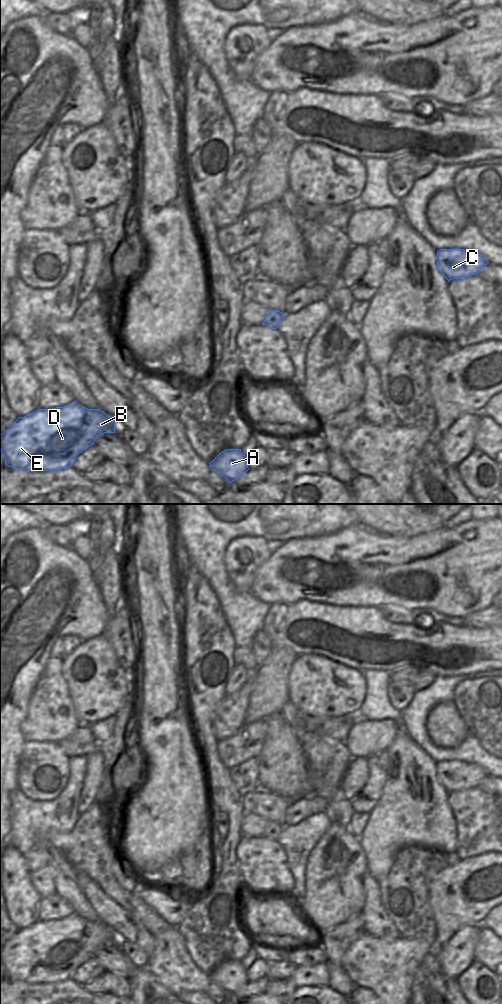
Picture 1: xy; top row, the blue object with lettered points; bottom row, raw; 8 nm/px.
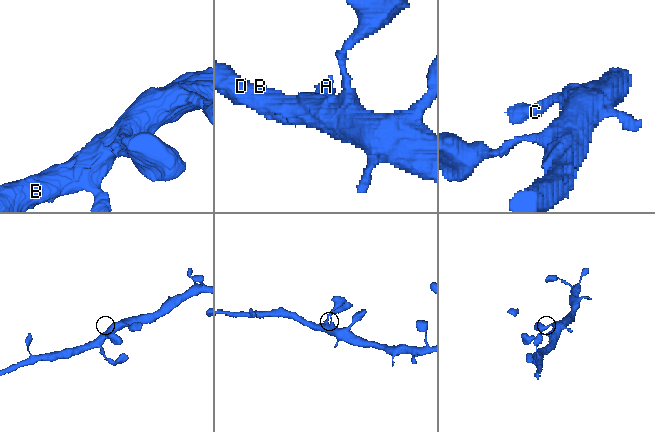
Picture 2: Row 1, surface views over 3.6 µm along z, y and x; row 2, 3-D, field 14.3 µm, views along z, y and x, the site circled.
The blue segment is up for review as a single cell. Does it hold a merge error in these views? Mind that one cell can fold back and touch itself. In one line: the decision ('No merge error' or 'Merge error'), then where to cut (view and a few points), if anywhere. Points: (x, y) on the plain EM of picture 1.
No merge error. No split

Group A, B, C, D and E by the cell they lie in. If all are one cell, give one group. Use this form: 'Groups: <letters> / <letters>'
Groups: A B C D E

